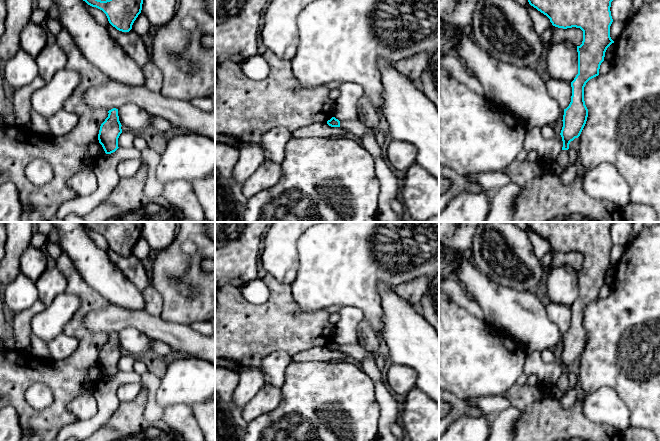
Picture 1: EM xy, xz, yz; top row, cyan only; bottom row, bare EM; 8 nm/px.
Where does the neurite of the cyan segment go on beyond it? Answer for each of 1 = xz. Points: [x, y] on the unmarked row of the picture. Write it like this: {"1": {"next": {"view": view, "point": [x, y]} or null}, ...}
{"1": {"next": null}}

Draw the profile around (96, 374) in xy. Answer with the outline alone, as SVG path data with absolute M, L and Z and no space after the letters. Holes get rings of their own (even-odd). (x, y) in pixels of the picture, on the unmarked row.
M91 367L88 370L88 376L95 383L106 379L106 377L105 377L105 375L100 367Z

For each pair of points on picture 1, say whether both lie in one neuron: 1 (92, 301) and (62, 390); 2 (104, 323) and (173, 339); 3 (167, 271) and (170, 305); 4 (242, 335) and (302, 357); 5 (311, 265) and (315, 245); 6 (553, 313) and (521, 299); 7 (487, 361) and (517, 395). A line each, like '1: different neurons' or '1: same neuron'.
1: same neuron
2: same neuron
3: same neuron
4: different neurons
5: same neuron
6: different neurons
7: different neurons

